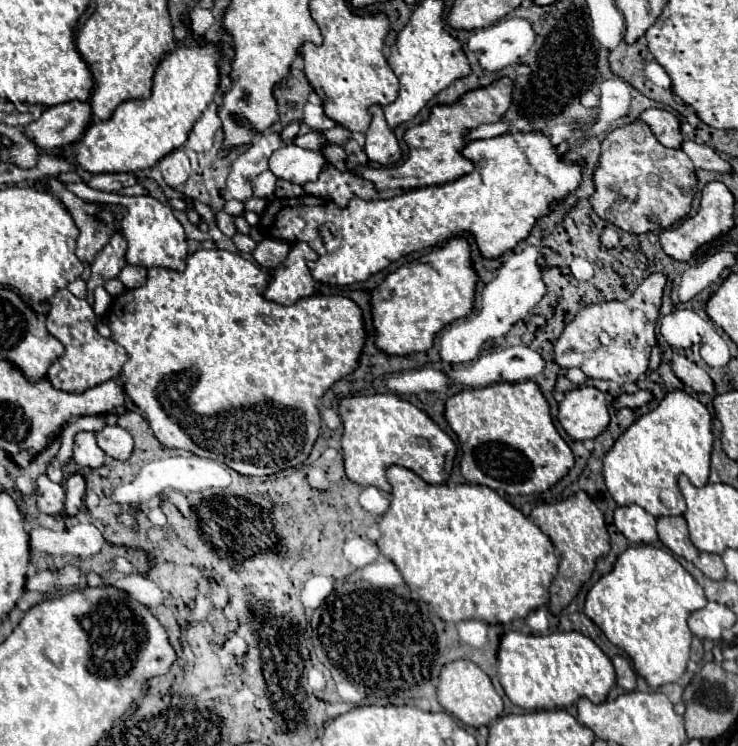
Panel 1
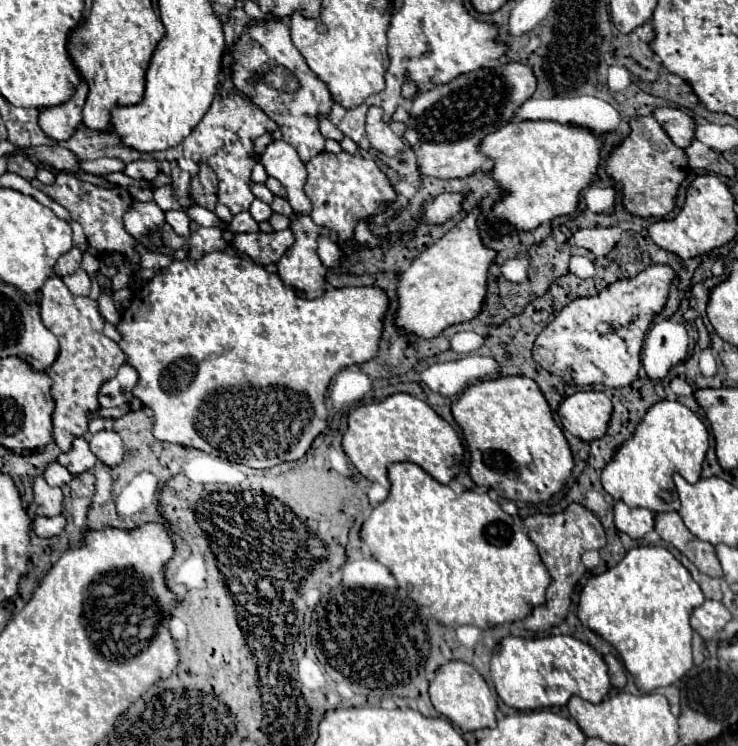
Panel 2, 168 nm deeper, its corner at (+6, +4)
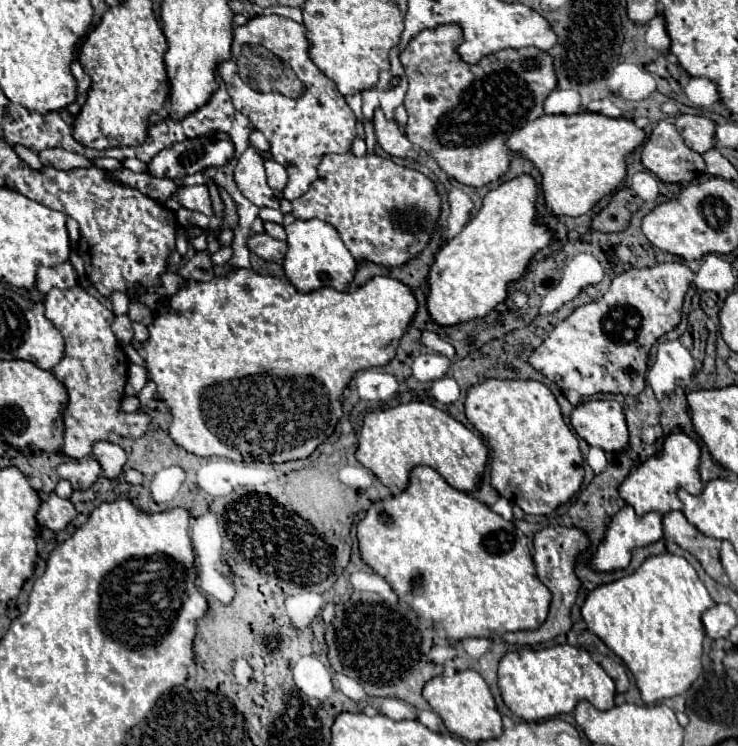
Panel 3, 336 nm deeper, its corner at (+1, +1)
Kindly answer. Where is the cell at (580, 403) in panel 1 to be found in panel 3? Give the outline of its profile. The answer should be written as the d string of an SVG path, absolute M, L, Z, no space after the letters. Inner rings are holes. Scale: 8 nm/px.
M587 401L571 413L571 425L591 445L603 451L623 451L629 443L623 407L617 401Z

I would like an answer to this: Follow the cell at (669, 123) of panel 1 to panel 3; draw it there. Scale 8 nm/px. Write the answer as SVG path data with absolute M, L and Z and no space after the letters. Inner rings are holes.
M679 115L675 127L685 139L685 145L697 153L705 153L715 147L715 123L699 115Z

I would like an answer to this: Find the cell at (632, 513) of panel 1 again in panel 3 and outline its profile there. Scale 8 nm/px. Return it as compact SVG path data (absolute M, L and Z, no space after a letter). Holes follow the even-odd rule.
M625 505L621 511L617 511L611 521L605 525L605 537L601 539L597 551L589 557L587 565L595 573L613 573L613 571L623 571L631 563L631 553L637 547L651 545L655 541L663 539L663 525L661 525L661 515L659 513L647 513L647 515L637 515L631 505Z

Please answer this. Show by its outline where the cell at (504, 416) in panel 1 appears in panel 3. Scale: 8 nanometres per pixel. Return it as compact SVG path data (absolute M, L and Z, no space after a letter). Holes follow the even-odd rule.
M487 379L475 387L469 389L467 393L467 399L465 399L465 415L467 419L471 421L471 425L481 433L481 437L489 443L491 447L491 485L499 491L501 497L509 499L511 503L519 505L525 513L529 515L549 515L551 511L555 511L561 503L567 503L581 487L583 483L583 455L581 455L581 449L579 449L579 441L577 437L571 433L571 429L565 425L563 421L563 415L561 415L561 409L559 409L559 403L555 399L555 395L539 381L523 381L523 379L513 379L513 381L501 381L501 379Z

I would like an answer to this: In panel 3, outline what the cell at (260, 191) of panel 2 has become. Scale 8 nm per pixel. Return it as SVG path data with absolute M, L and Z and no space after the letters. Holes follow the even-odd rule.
M249 147L235 165L235 183L239 191L257 207L279 209L279 201L283 199L281 191L275 191L267 185L263 159L257 149Z

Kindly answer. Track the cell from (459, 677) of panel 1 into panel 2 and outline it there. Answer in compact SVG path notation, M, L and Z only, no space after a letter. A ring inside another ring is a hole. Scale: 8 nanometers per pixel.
M450 660L436 670L436 678L430 682L430 700L434 708L462 730L478 730L496 726L496 698L492 696L486 680L462 660Z

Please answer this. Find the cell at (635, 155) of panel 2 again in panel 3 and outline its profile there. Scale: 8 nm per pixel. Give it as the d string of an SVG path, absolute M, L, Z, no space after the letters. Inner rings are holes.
M659 121L643 143L641 163L665 183L689 183L701 171L705 161L691 151L671 121Z

